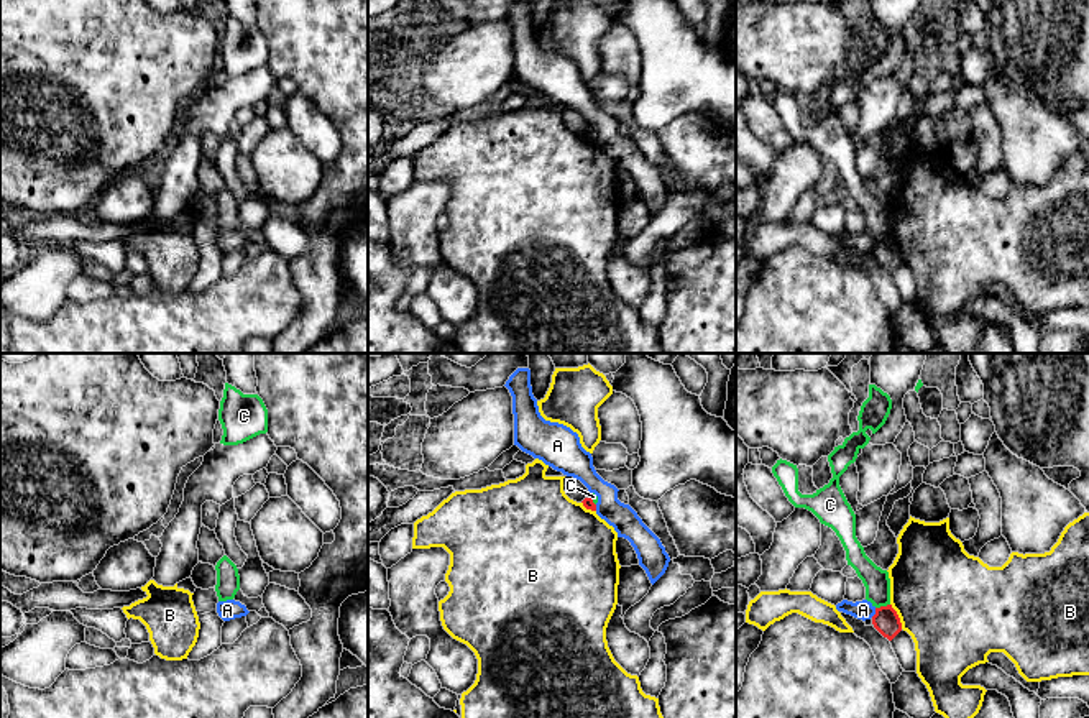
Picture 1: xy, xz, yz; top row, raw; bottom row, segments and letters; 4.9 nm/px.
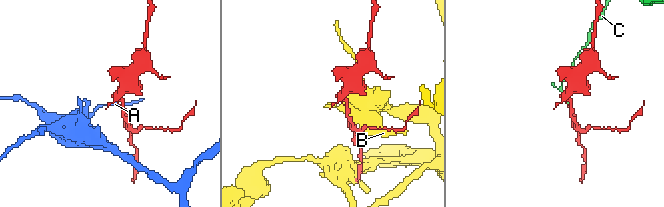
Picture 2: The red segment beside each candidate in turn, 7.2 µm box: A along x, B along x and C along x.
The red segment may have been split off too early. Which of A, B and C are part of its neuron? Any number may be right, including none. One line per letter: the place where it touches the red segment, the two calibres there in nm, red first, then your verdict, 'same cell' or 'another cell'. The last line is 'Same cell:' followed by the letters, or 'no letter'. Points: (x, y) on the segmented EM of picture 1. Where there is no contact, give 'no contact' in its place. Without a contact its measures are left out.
A: meets red in yz at (876, 613); 130 nm thick on the red side, 100 nm on the other; another cell
B: meets red in yz at (897, 616); 130 nm thick on the red side, 480 nm on the other; another cell
C: meets red in yz at (882, 607); 130 nm thick on the red side, 130 nm on the other; another cell
Same cell: no letter

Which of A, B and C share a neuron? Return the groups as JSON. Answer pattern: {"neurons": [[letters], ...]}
{"neurons": [["A"], ["B"], ["C"]]}

